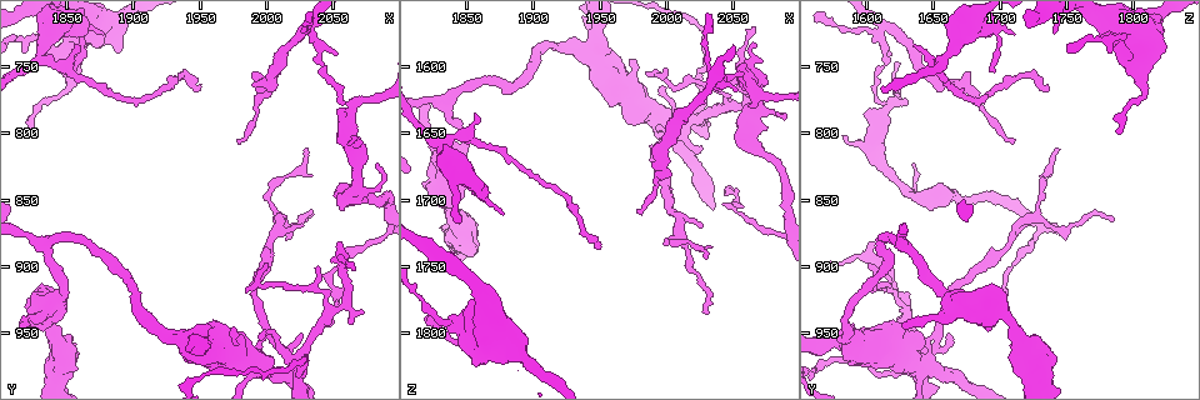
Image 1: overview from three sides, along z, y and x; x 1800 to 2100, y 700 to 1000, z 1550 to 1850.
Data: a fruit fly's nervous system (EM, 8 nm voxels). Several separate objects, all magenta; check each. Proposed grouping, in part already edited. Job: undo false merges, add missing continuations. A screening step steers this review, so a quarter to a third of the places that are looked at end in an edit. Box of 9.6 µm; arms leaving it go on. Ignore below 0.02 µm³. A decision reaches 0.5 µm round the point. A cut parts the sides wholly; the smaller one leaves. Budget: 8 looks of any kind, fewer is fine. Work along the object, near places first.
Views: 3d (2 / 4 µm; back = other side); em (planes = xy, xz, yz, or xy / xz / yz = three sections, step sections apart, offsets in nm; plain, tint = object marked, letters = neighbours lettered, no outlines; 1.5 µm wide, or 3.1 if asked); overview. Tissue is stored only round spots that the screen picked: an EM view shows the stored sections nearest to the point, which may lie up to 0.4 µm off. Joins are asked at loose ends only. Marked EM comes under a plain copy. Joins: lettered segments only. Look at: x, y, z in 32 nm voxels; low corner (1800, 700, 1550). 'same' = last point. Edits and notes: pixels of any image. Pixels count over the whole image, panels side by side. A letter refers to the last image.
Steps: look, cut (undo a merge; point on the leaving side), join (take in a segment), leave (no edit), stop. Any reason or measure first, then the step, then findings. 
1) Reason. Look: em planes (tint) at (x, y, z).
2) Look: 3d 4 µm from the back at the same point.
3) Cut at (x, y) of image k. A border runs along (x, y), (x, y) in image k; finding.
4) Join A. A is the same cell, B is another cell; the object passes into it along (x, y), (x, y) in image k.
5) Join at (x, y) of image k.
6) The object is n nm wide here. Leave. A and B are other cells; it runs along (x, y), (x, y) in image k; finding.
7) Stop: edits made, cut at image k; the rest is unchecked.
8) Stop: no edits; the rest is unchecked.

Tapers out. Look: 3d 2 µm at (1816, 798, 1790).

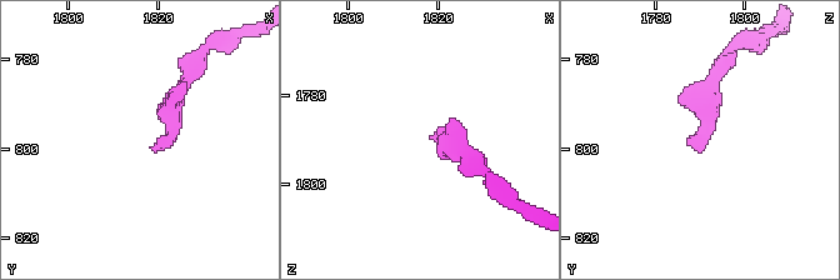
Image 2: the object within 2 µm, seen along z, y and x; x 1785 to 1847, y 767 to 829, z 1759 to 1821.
Need the tissue. Look: em yz step 4 (letters) at (1819, 799, 1789).

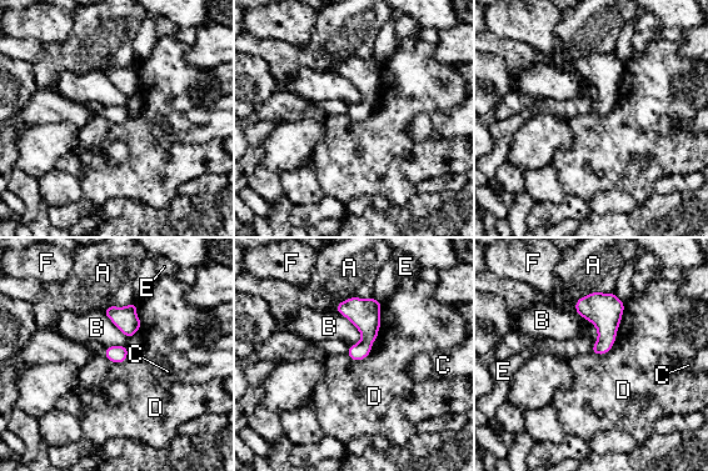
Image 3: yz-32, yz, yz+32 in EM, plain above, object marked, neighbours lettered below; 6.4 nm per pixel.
Cut it another way. Look: em planes (letters) at the same point.

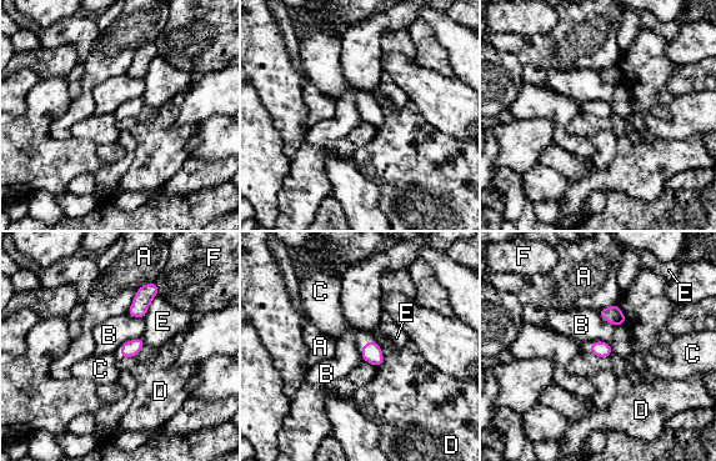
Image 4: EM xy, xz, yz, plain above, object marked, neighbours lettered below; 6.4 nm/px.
Leave. A, B, C, D, E and F are other cells; a border runs along (140, 336), (126, 340), (120, 345) in image 4; no lettered segment goes on from it.

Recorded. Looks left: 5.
Two arms in line, one across. Look: em planes (letters) at (2034, 722, 1608).

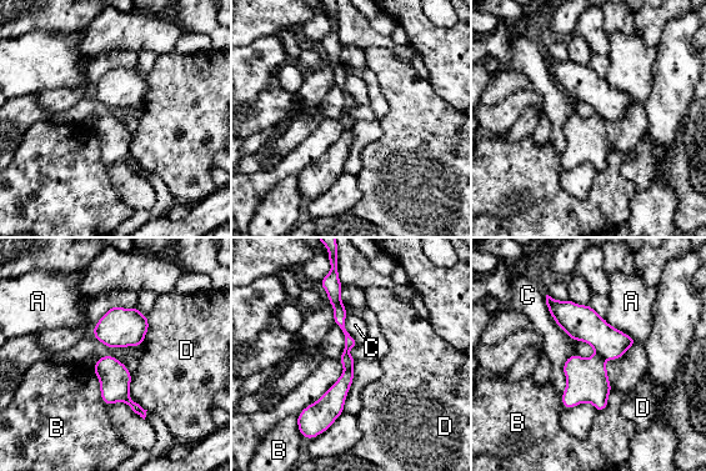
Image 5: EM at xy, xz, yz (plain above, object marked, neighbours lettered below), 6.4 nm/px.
The longest contact is with C, 360 nm. Cut at (581, 322) of image 5. A, B, C and D are other cells; the part that leaves runs along (549, 300), (607, 341), (630, 341) in image 5; two neurons meet here.

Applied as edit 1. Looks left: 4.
Look: overview.

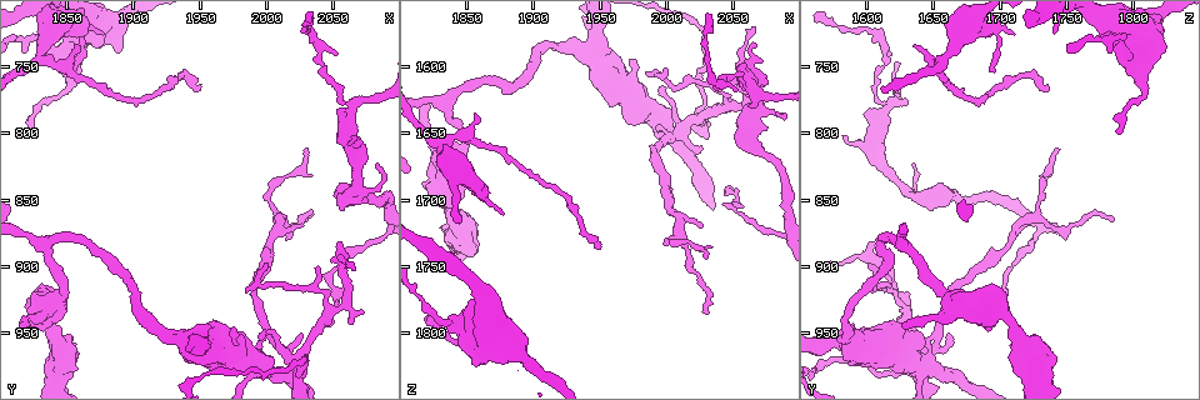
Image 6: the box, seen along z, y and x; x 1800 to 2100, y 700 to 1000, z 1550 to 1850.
Three arms meet. Look: em xz step 8 (letters) at (1830, 746, 1658).

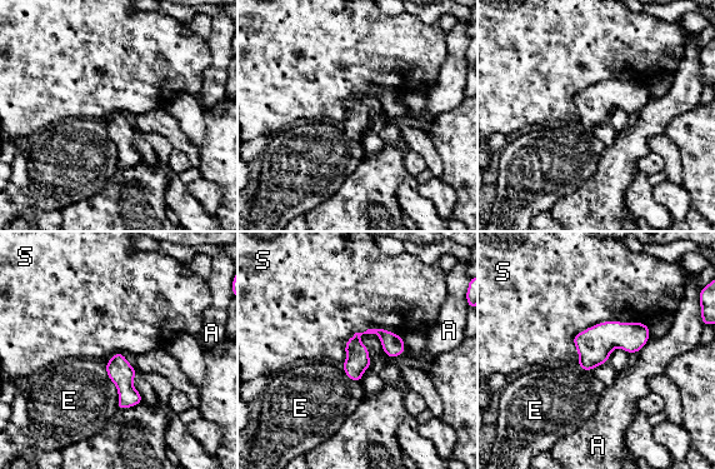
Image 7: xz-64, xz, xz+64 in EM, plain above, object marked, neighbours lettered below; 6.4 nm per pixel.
The longest contact is with S, 440 nm. Leave. A, E and S are other cells; a border runs along (104, 365), (118, 392), (118, 408) in image 7; one neuron here.

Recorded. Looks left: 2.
Stop: edits made, cut at image 5; the rest is unchecked.

